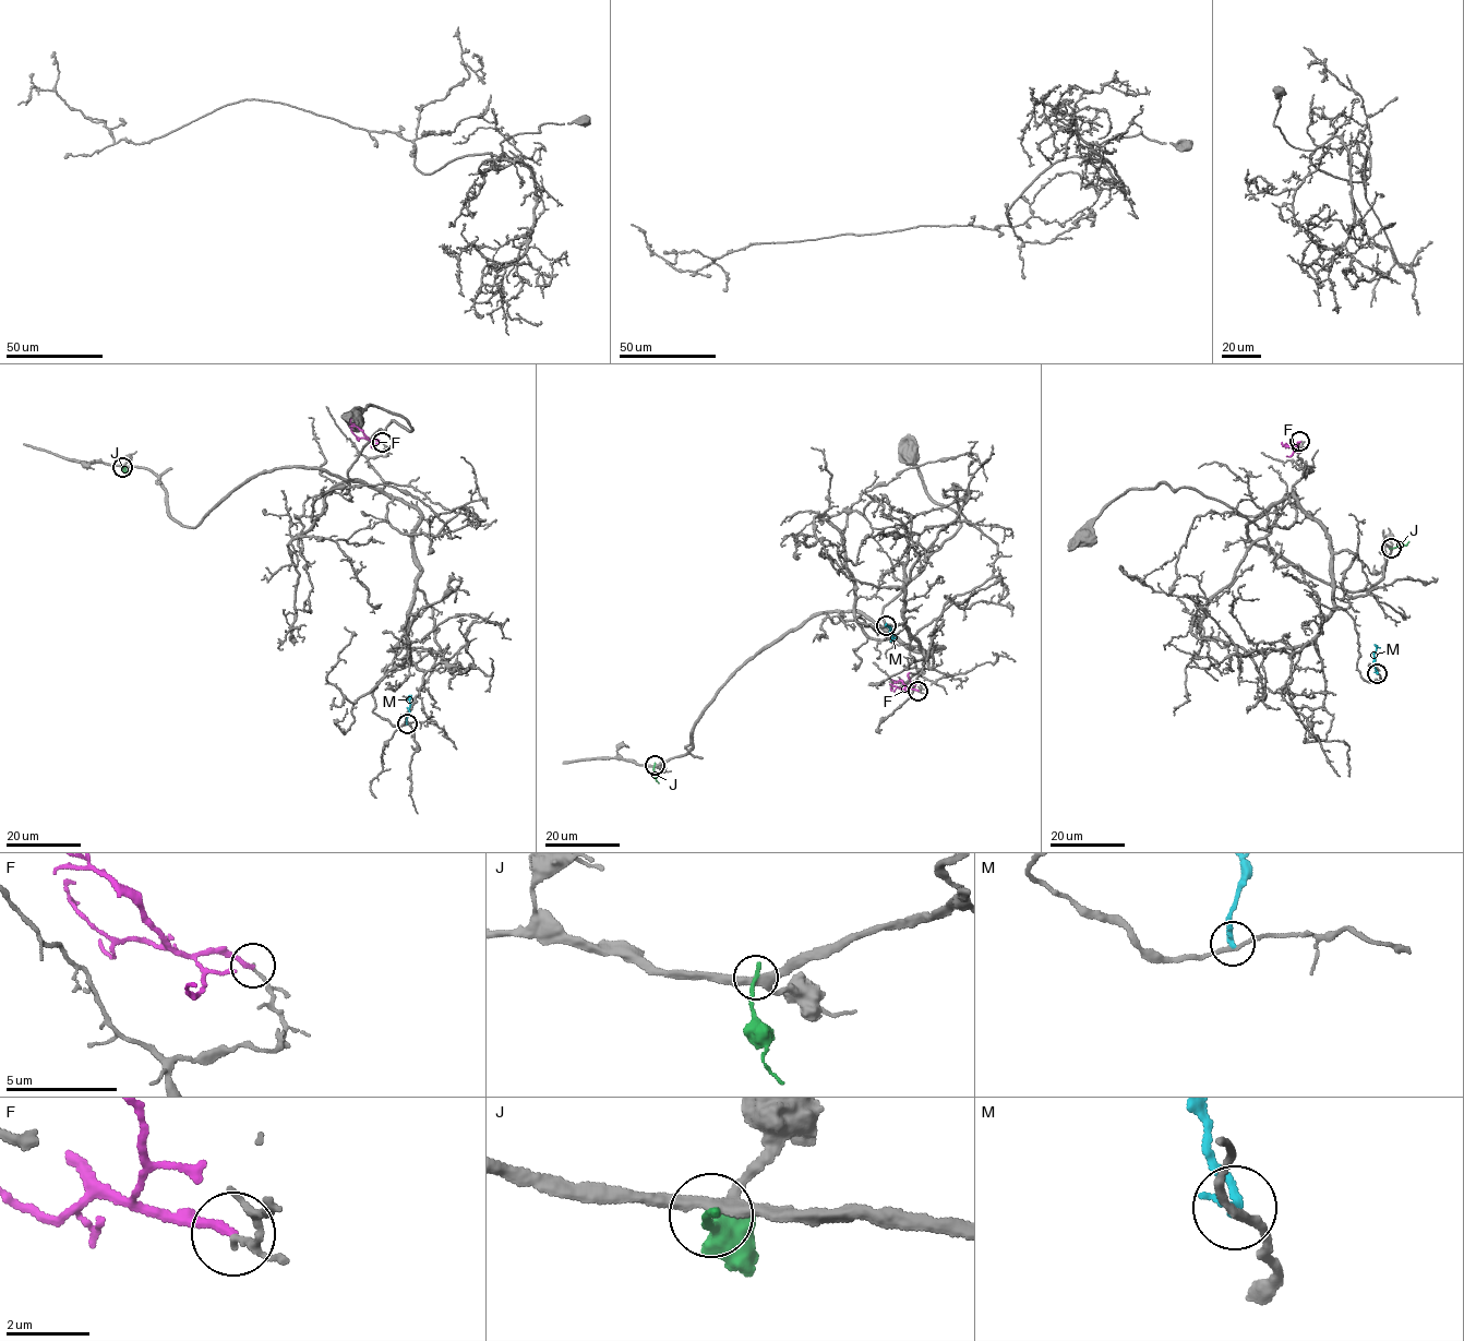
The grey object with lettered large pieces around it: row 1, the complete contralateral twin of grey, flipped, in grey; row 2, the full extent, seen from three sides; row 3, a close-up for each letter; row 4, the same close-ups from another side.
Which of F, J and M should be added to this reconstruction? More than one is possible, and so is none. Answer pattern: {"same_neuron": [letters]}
{"same_neuron": []}

